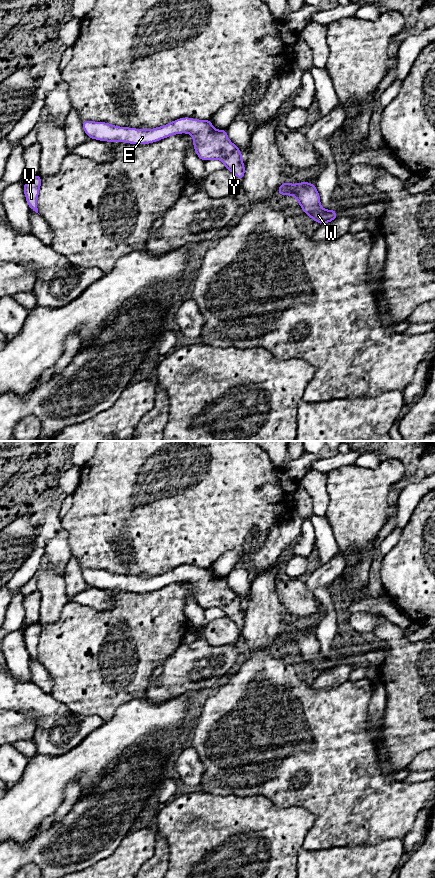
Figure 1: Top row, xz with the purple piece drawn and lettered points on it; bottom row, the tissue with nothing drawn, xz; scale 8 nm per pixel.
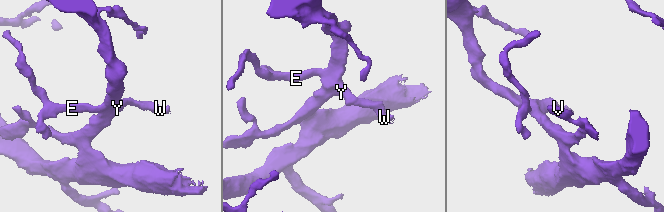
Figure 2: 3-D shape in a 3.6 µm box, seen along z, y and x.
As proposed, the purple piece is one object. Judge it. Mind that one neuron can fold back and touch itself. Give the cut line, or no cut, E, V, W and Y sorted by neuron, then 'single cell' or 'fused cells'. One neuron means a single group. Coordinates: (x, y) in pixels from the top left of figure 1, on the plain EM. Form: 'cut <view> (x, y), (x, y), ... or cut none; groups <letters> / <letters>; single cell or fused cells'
cut none; groups E V W Y; single cell

